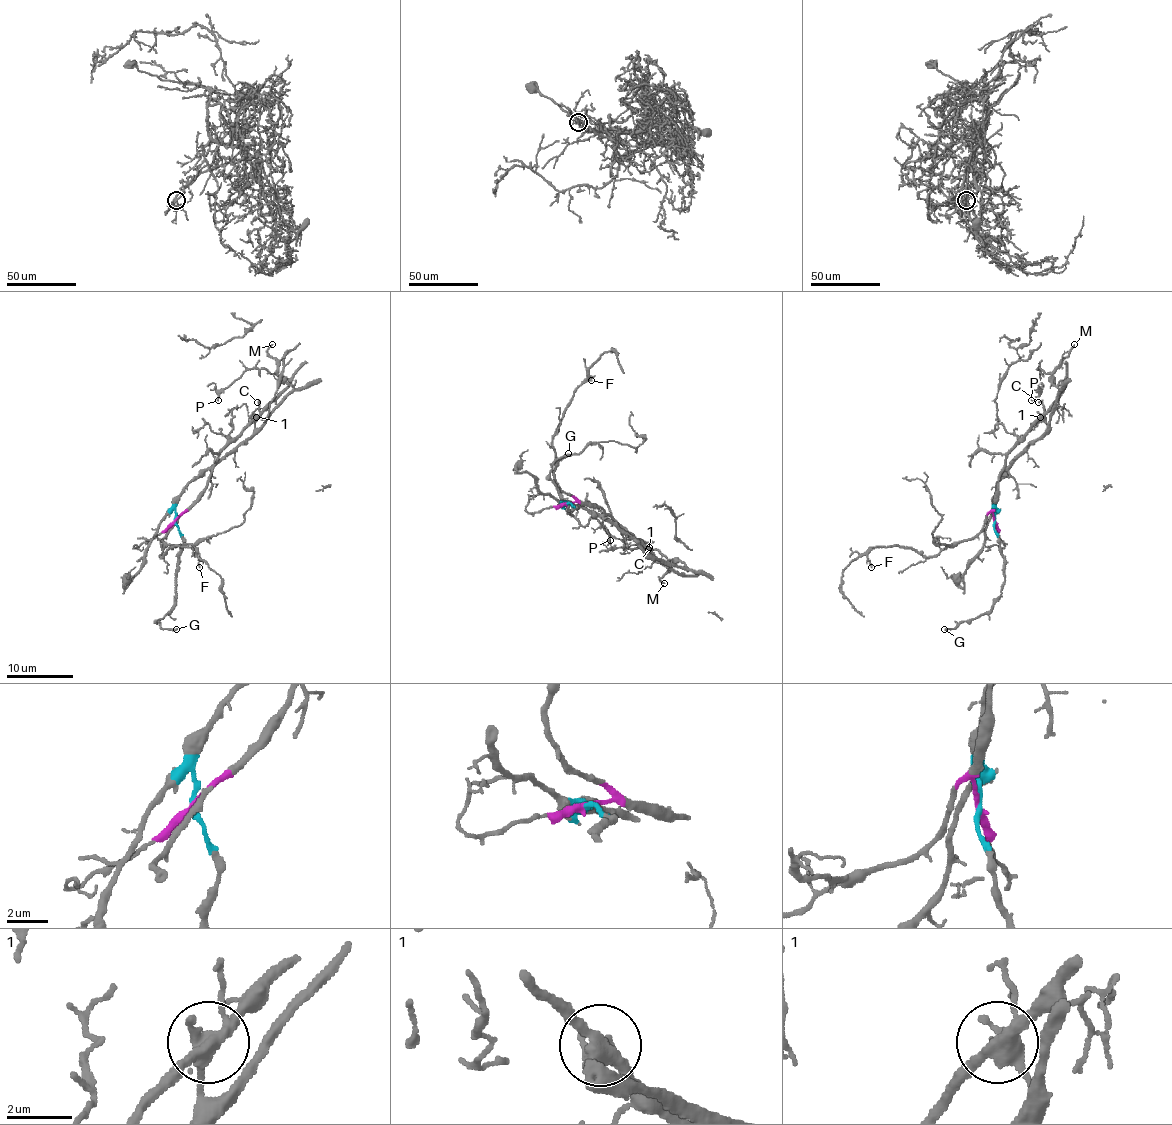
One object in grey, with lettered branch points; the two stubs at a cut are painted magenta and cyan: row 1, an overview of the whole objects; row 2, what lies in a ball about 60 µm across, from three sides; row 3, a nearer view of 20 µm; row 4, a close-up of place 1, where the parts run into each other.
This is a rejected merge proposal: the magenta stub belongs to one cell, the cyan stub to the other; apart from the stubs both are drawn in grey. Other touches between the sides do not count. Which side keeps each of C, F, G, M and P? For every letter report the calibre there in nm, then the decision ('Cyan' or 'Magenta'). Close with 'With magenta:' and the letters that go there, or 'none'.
C: Thickness 140 nm. Magenta
F: Thickness 150 nm. Magenta
G: Thickness 240 nm. Cyan
M: Thickness 170 nm. Cyan
P: Thickness 140 nm. Cyan
With magenta: C, F

